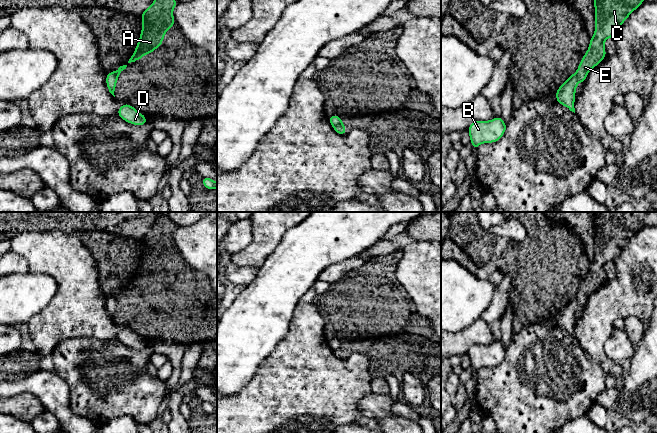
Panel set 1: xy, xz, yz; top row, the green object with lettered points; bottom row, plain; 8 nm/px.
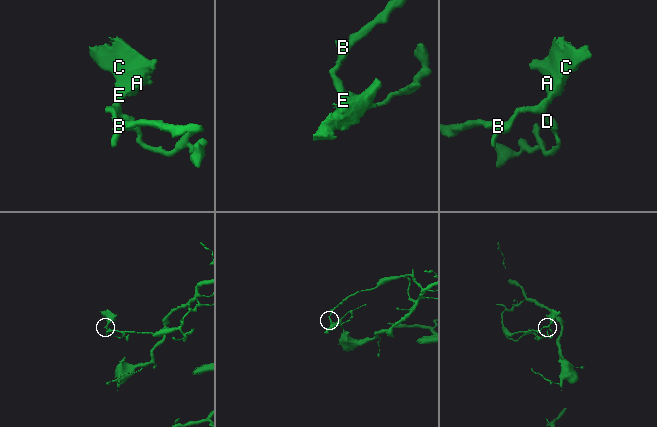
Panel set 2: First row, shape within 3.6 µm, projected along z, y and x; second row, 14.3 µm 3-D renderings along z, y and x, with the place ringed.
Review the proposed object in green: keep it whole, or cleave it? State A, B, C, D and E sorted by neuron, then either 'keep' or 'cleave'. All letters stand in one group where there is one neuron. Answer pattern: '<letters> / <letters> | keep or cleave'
A C E / B D | cleave

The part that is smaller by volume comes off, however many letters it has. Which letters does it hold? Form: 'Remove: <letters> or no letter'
Remove: A, C, E

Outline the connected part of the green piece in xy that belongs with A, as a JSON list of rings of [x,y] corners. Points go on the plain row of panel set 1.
[[[157,212],[155,224],[140,238],[142,255],[128,287],[141,284],[145,278],[151,278],[156,272],[161,271],[167,254],[176,249],[173,232],[178,228],[179,226],[165,213]]]

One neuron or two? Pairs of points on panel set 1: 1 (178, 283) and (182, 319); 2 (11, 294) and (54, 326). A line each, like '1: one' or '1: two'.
1: one
2: two

